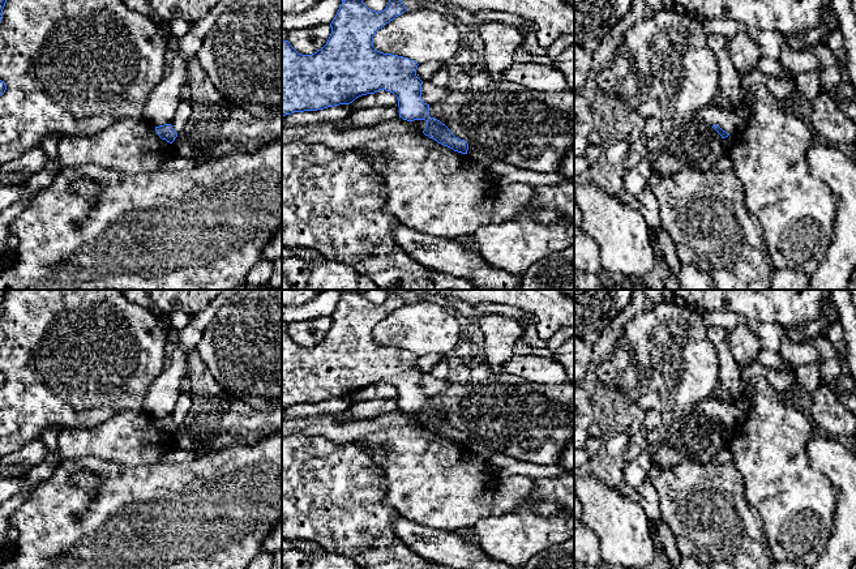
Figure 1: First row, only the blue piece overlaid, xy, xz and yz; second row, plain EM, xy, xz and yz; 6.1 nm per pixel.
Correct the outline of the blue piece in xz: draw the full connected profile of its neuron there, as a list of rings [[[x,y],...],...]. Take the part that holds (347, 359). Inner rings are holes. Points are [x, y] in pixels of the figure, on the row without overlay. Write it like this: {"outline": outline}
{"outline": [[[346,291],[330,316],[331,326],[326,337],[317,345],[301,347],[288,333],[282,333],[282,407],[350,397],[361,388],[386,382],[398,392],[399,410],[407,414],[425,412],[425,428],[454,444],[467,446],[468,436],[455,429],[440,412],[429,408],[429,397],[421,392],[423,373],[416,368],[419,356],[373,339],[376,325],[406,303],[401,291],[390,291],[381,304],[369,301],[361,291]]]}

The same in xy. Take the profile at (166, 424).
{"outline": [[[171,416],[155,419],[155,424],[162,432],[166,432],[170,436],[172,436],[177,429],[177,425]]]}

